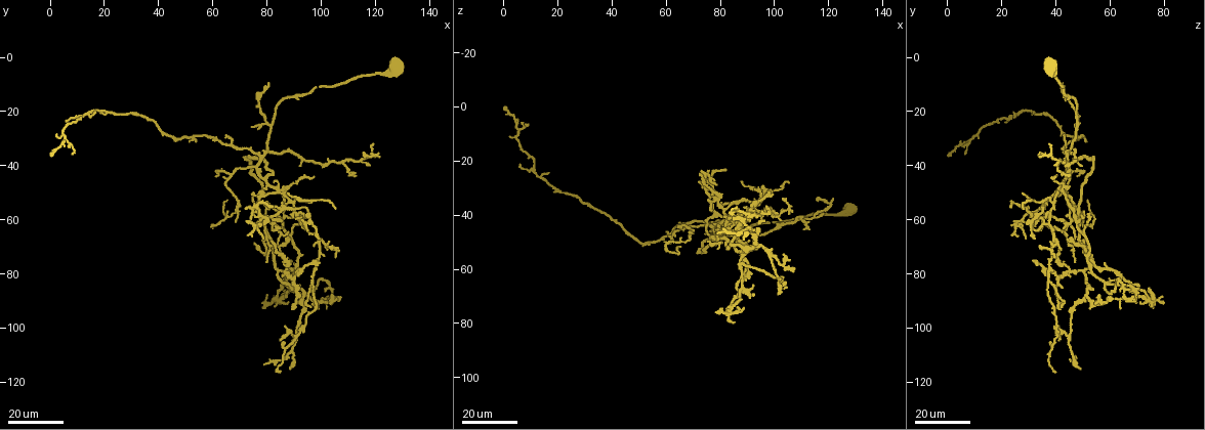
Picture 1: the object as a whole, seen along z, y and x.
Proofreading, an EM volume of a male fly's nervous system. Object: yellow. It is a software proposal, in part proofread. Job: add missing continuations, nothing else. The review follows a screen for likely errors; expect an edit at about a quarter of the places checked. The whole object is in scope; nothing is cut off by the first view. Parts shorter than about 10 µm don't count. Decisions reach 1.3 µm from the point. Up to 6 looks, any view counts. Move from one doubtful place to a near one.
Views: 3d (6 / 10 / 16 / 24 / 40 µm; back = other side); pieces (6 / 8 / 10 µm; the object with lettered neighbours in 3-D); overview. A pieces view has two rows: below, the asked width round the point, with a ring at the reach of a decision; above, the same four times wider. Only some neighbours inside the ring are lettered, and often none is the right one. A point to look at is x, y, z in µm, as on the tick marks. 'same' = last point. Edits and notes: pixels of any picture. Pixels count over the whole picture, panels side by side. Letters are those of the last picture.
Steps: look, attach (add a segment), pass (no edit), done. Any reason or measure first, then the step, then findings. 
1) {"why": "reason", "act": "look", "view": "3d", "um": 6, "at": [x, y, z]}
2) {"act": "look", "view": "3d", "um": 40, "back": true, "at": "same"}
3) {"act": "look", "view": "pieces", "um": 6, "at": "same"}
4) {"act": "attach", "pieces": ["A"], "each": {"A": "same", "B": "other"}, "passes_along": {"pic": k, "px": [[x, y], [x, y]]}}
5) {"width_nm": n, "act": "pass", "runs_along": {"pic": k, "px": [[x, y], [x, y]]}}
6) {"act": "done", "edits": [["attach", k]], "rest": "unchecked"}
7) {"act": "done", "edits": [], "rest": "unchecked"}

{"why": "an open end", "act": "look", "view": "3d", "um": 24, "at": [73, 66, 24]}

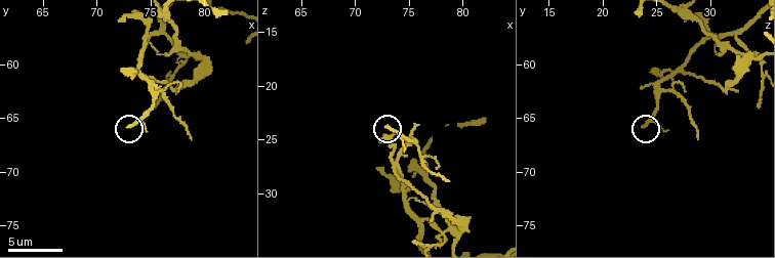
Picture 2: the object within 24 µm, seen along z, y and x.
{"why": "what lies round it", "act": "look", "view": "pieces", "um": 10, "at": [73.0, 65.8, 23.6]}

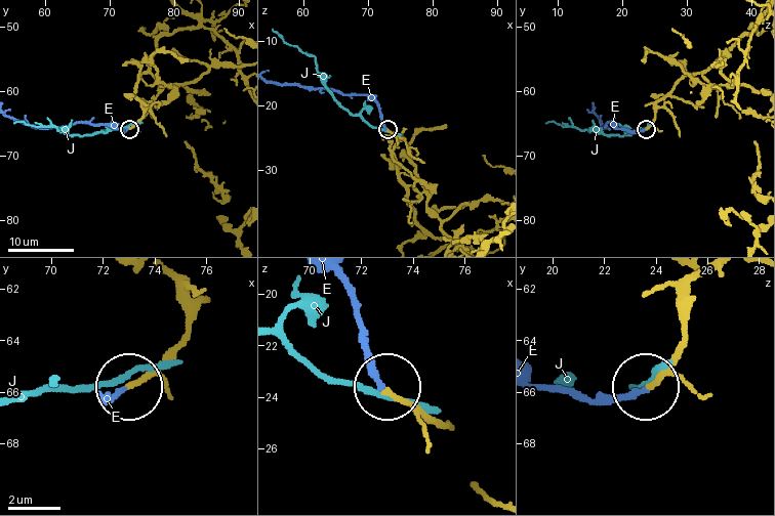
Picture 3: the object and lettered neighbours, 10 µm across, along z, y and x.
{"act": "attach", "pieces": ["E"], "each": {"E": "same", "J": "other"}, "passes_along": {"pic": 3, "px": [[442, 425], [384, 394], [343, 280]]}, "found": "it goes on there"}

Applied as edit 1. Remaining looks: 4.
{"why": "an open end", "act": "look", "view": "3d", "um": 10, "at": [72.4, 56.0, 27.8]}

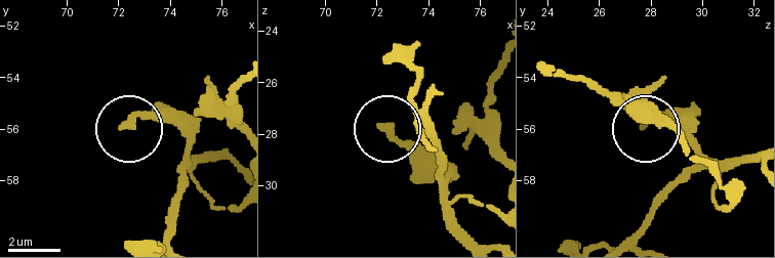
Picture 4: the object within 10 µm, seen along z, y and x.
{"why": "what lies round it", "act": "look", "view": "pieces", "um": 8, "at": [72.3, 55.8, 27.8]}

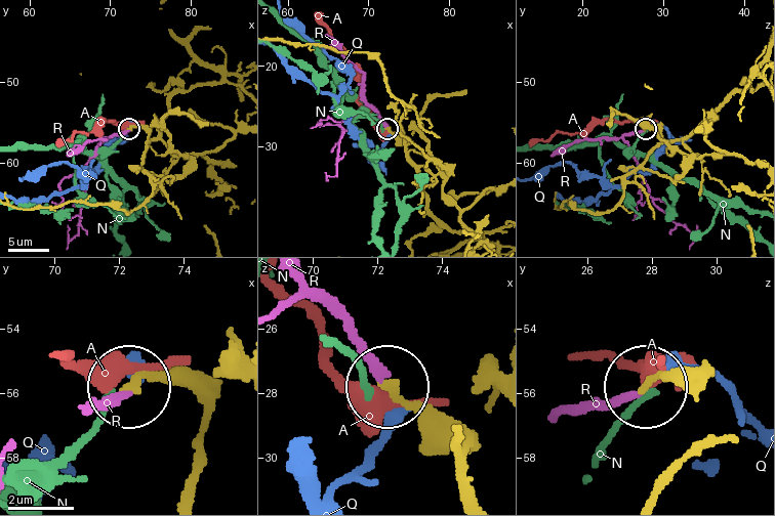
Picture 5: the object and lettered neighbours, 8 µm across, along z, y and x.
{"width_nm": 230, "act": "attach", "pieces": ["R"], "each": {"A": "other", "N": "other", "Q": "other", "R": "same"}, "passes_along": {"pic": 5, "px": [[201, 403], [188, 389], [146, 379], [96, 403]]}, "found": "it goes on there"}

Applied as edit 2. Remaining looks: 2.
{"why": "tapers out", "act": "look", "view": "pieces", "um": 6, "at": [75.4, 64.0, 34.6]}

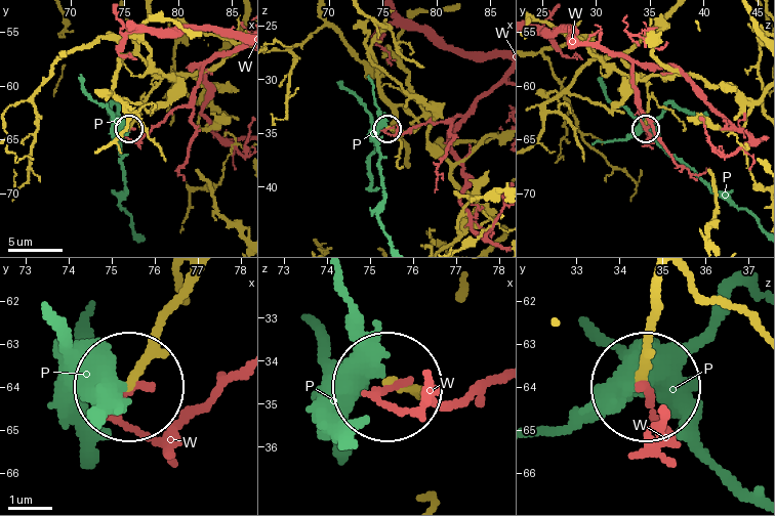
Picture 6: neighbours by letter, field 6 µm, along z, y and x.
{"width_nm": 180, "act": "pass", "each": {"P": "other", "W": "other"}, "found": "none of them fits"}

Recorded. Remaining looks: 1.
{"act": "done", "edits": [["attach", 3], ["attach", 5]], "rest": "unchecked"}

